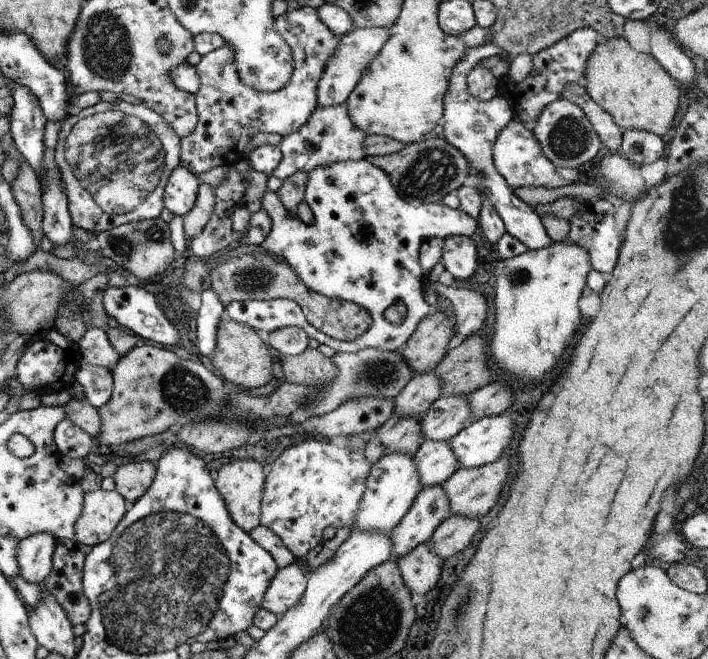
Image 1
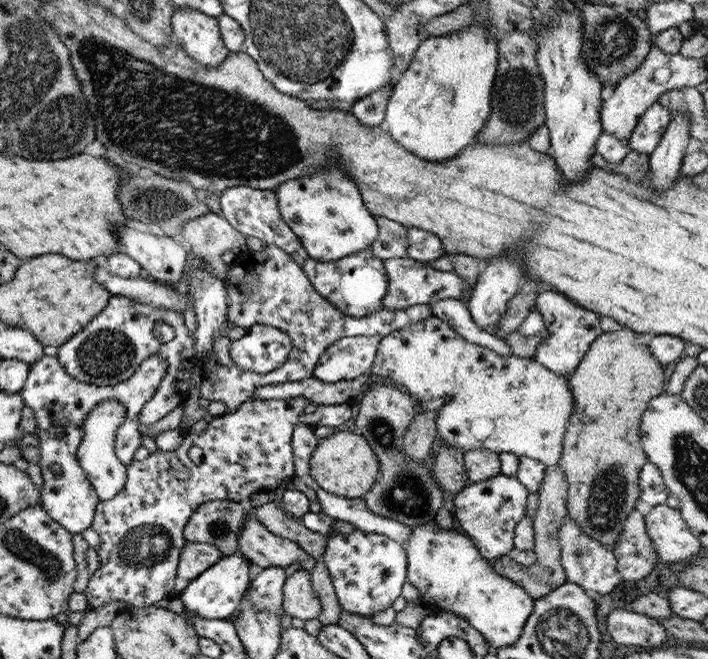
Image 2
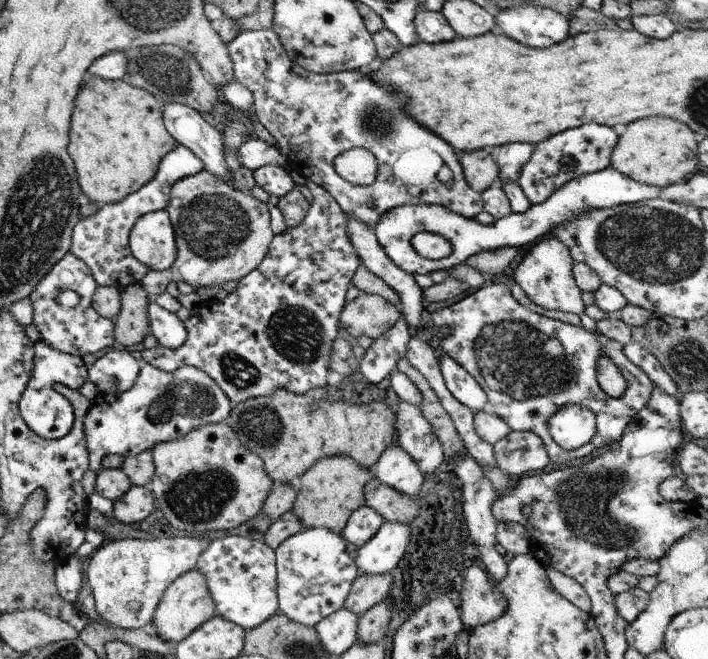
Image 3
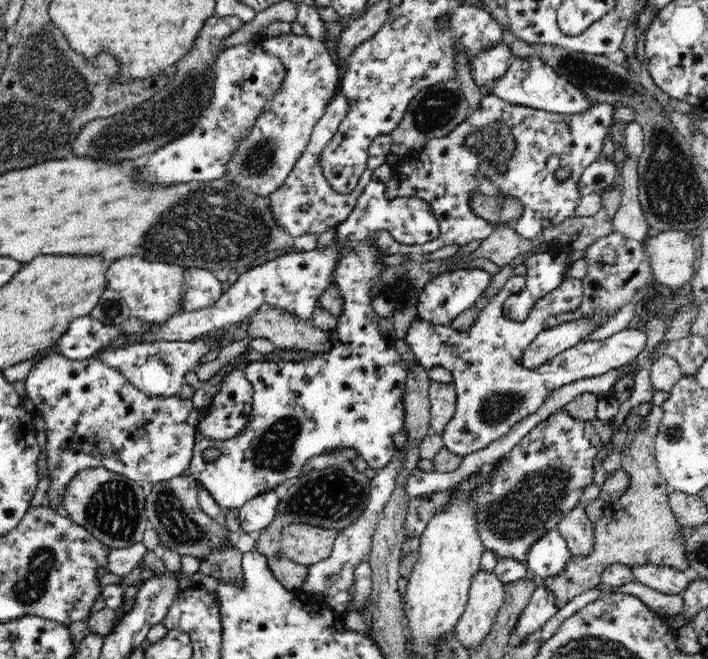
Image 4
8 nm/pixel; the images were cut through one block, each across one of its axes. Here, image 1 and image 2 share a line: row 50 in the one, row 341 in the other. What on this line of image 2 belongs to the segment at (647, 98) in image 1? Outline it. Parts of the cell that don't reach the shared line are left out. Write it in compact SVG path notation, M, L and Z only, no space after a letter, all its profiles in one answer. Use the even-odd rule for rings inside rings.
M629 328L605 331L587 347L577 366L568 376L574 409L569 414L562 438L562 451L558 465L566 478L567 516L573 519L588 537L599 541L607 550L617 540L623 528L626 516L634 510L633 504L638 498L638 472L646 463L646 456L640 445L640 418L647 403L663 392L663 380L669 368L662 366L647 345L636 343L636 332Z

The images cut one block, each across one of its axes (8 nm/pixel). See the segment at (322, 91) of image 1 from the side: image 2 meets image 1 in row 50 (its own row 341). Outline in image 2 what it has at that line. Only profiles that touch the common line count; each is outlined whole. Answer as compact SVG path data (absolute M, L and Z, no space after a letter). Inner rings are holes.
M347 336L322 350L312 376L318 381L348 381L367 374L373 364L379 336Z

